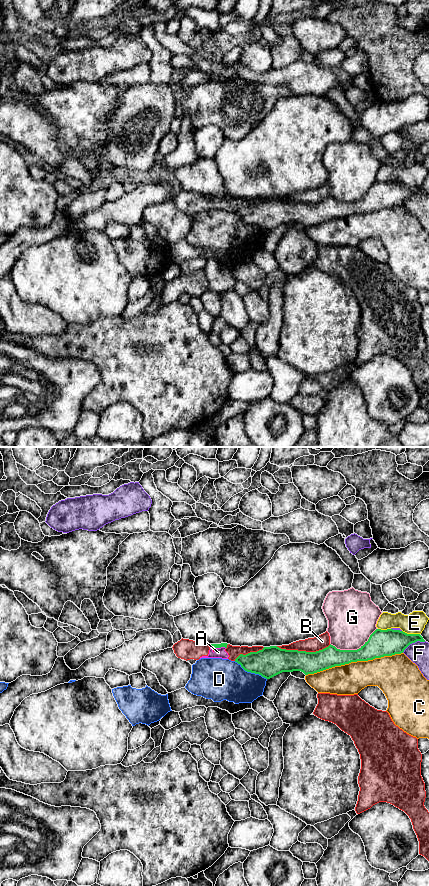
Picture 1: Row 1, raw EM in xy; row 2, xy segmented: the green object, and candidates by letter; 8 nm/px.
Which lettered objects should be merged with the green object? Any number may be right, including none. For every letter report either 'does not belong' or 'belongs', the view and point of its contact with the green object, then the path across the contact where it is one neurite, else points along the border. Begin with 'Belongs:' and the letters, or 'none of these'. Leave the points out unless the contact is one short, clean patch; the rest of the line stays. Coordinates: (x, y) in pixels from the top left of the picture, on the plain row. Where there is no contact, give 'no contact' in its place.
Belongs: none of these
A: does not belong; contact xy (218, 199)
B: does not belong; contact xy (303, 203)
C: does not belong; contact xy (354, 213)
D: does not belong; contact xy (250, 223)
E: does not belong; contact xy (411, 186)
F: does not belong; contact xy (413, 194)
G: does not belong; contact xy (354, 202)

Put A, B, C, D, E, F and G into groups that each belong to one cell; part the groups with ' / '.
A B / C / D / E / F / G

